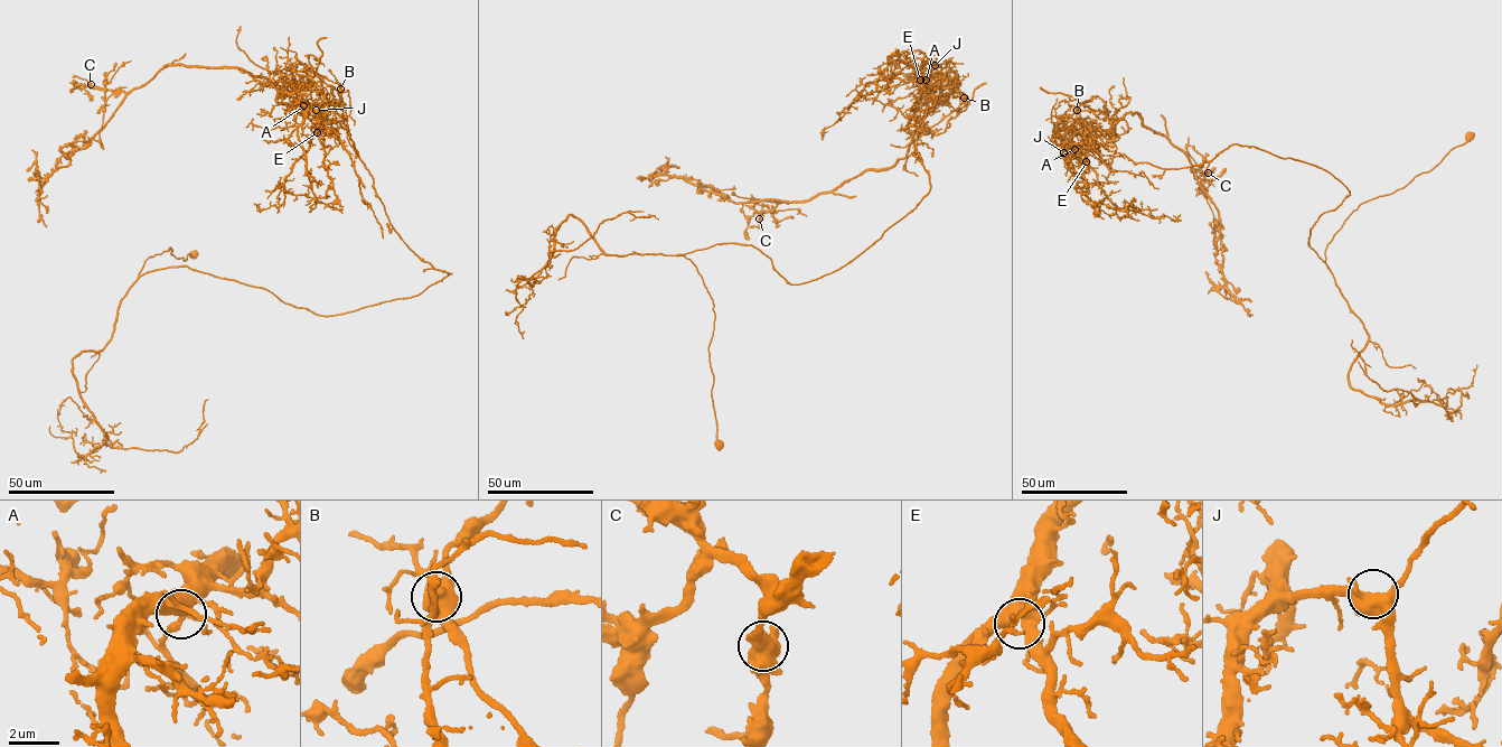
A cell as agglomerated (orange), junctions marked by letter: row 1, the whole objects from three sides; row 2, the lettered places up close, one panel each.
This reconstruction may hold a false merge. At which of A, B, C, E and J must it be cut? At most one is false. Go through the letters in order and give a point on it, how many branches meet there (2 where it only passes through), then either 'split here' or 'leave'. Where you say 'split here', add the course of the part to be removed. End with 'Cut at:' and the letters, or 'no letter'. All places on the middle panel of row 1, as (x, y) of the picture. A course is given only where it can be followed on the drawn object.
A: at (926, 80); 6 branches meet; leave
B: at (964, 97); 5 branches meet; split here; foreign part runs (964, 97), (918, 125), (928, 192), (820, 277), (738, 243), (604, 253), (572, 214), (547, 252), (658, 220)
C: at (759, 218); 3 branches meet; leave
E: at (920, 80); 4 branches meet; leave
J: at (935, 65); 5 branches meet; leave
Cut at: B

